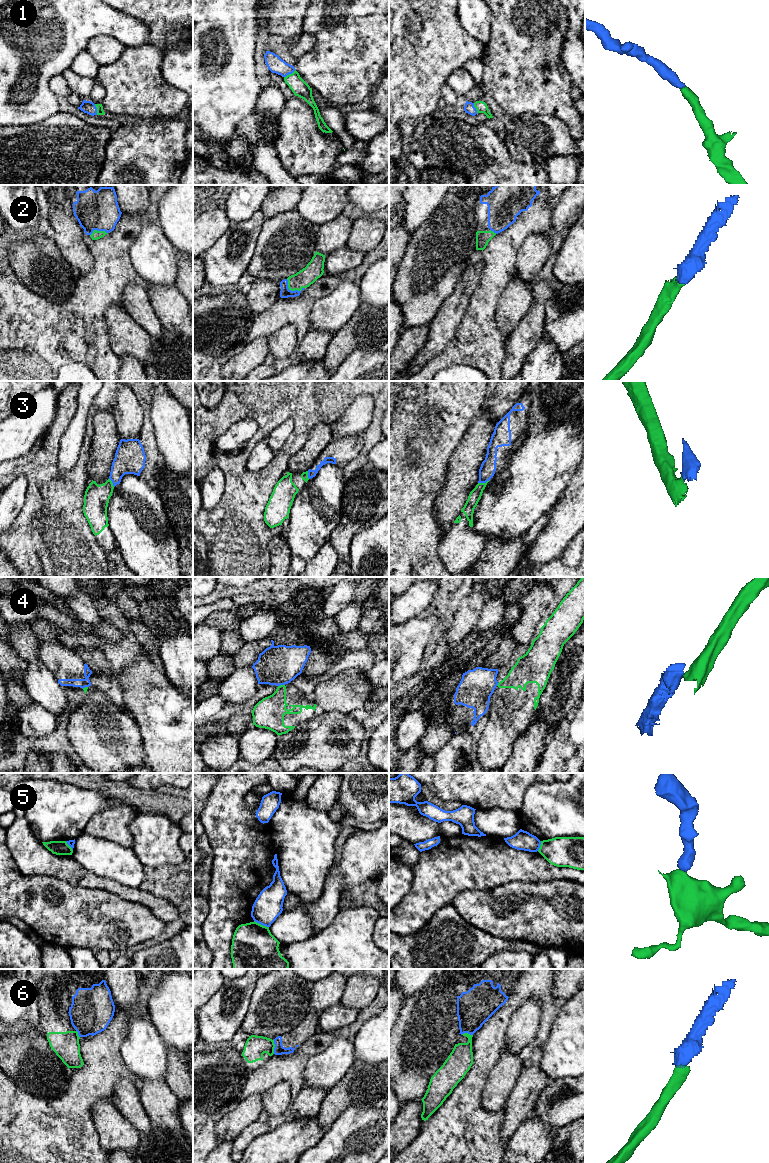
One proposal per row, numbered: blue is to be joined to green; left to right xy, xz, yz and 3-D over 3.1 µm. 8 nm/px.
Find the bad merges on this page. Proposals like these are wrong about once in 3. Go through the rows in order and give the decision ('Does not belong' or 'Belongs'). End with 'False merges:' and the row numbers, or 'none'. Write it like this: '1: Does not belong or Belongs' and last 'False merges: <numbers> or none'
1: Belongs
2: Belongs
3: Does not belong
4: Does not belong
5: Does not belong
6: Does not belong
False merges: 3, 4, 5, 6

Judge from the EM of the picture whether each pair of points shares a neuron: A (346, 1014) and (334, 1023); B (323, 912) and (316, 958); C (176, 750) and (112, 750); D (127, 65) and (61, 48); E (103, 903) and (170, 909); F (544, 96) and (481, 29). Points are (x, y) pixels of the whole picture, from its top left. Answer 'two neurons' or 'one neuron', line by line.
A: one neuron
B: two neurons
C: two neurons
D: two neurons
E: two neurons
F: two neurons

